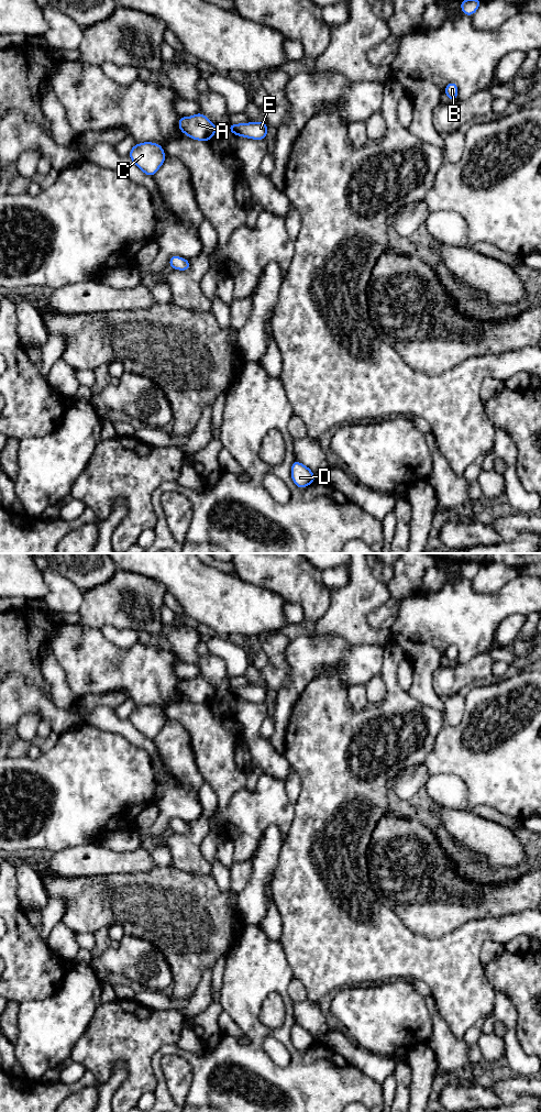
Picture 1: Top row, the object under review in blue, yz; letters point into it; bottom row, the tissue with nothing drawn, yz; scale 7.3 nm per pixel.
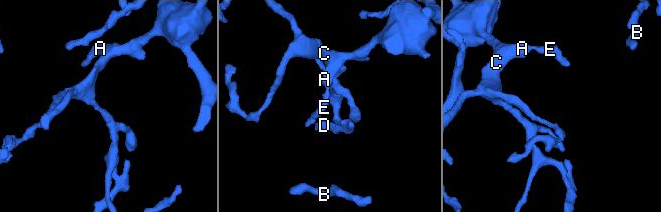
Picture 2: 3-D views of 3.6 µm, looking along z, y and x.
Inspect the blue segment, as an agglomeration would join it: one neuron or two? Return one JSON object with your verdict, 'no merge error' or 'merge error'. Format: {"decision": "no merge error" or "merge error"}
{"decision": "no merge error"}

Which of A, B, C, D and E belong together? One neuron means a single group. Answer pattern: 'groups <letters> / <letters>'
groups A B C D E

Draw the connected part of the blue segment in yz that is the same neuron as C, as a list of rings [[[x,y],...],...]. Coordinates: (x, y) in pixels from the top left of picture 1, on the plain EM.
[[[152,705],[134,707],[129,719],[147,739],[154,739],[166,723],[163,711]]]

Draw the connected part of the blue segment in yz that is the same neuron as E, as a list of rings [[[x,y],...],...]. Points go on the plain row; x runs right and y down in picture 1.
[[[250,685],[229,689],[229,694],[234,698],[244,700],[253,703],[265,703],[268,690],[265,685]]]

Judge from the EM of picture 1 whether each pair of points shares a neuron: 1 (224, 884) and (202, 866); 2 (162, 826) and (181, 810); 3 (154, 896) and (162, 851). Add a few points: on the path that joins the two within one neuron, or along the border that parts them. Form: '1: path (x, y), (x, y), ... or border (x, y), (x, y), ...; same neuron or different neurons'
1: border (210, 865), (211, 873); different neurons
2: path (163, 821), (176, 810); same neuron
3: border (156, 865), (168, 865), (170, 867); different neurons

